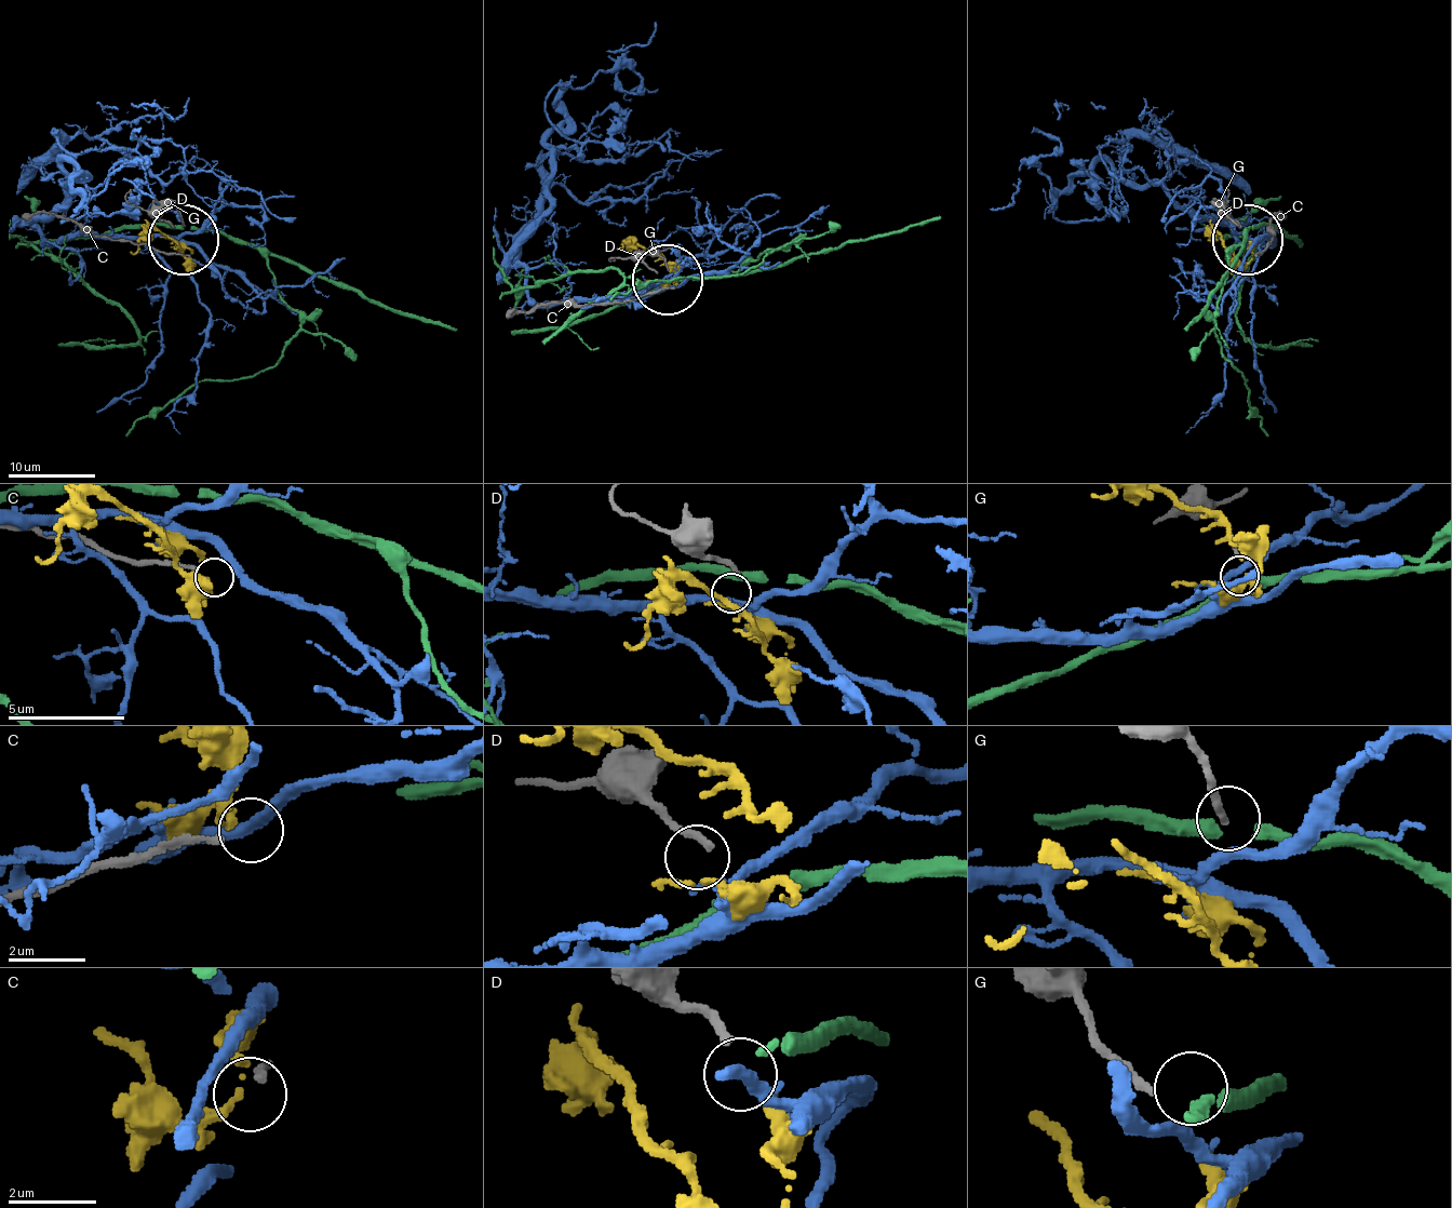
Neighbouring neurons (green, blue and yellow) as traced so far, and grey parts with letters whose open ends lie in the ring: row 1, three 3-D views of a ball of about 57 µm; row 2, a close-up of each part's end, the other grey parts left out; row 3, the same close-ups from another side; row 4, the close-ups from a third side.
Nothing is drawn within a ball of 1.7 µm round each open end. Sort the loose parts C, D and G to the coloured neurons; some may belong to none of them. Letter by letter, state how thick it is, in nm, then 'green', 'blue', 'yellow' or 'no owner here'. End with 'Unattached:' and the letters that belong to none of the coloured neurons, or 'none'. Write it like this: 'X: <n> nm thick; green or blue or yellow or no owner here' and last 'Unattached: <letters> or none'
C: 150 nm thick; no owner here
D: 200 nm thick; no owner here
G: 200 nm thick; green
Unattached: C, D

